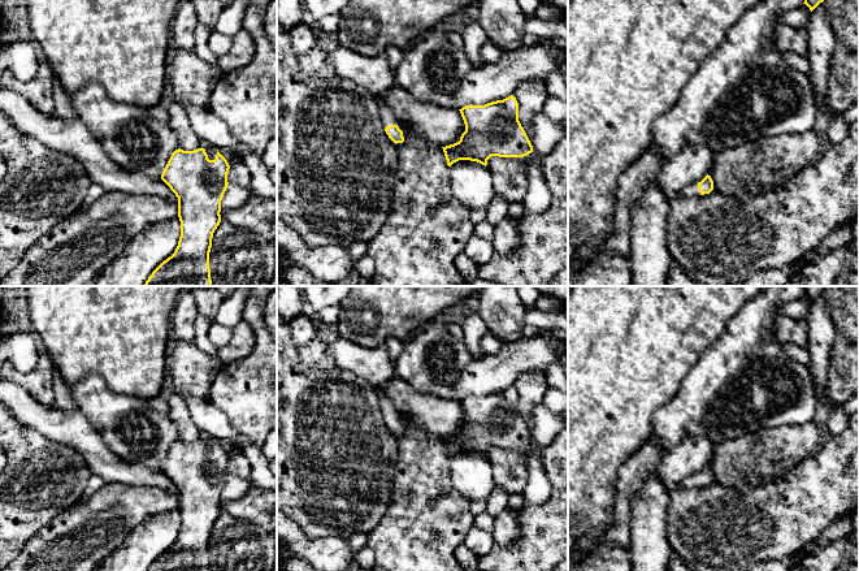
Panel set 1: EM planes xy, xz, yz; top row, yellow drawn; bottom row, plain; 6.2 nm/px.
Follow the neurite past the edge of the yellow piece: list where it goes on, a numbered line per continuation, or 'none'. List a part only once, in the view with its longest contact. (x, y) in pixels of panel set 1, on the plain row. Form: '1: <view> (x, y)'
1: xy (211, 441)
2: xz (387, 409)

